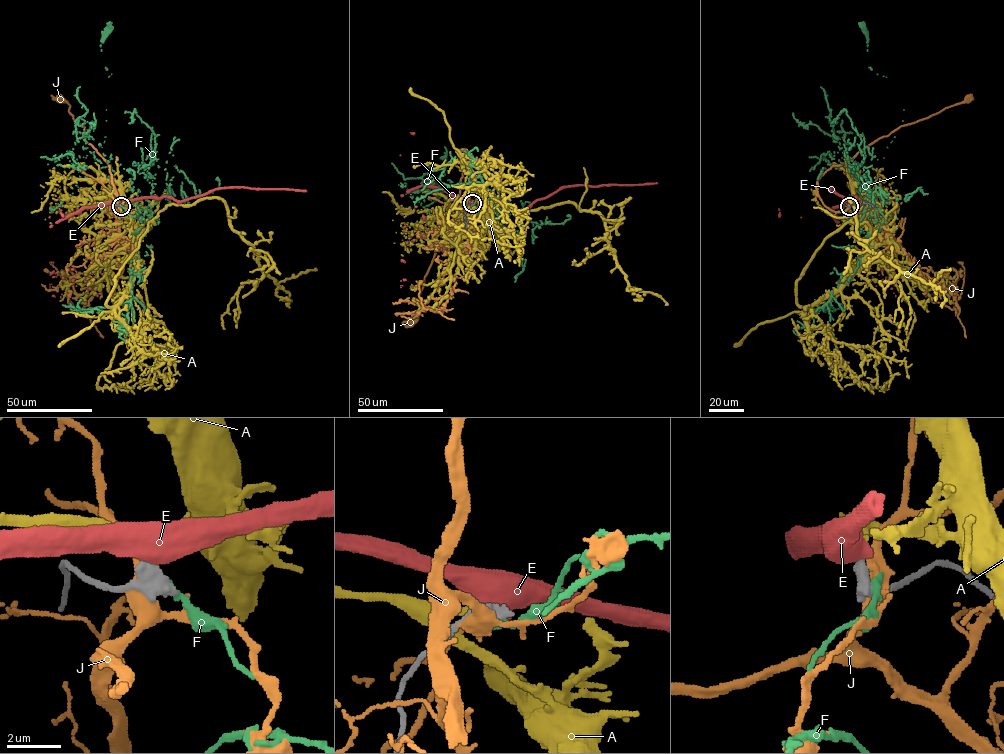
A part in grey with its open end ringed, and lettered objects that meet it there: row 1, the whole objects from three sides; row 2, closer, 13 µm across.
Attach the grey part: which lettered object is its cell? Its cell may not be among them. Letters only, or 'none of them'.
none of them

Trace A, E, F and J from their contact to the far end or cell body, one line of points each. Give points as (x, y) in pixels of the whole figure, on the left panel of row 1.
A: (120, 204), (140, 236), (168, 205), (219, 197), (232, 228), (251, 246), (259, 265), (276, 284), (316, 269)
E: (120, 203), (81, 208), (52, 225), (74, 268), (68, 269), (63, 277), (50, 274), (53, 295), (61, 297)
F: (121, 205), (142, 219), (129, 179), (80, 177), (76, 168), (76, 159), (104, 141), (107, 23)
J: (119, 205), (118, 212), (118, 197), (109, 165), (84, 139), (84, 127), (69, 113), (67, 103), (59, 98)

